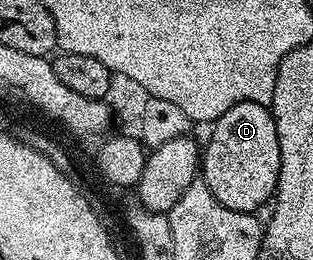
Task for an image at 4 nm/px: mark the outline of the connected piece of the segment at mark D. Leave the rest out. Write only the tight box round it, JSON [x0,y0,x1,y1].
[201,101,279,213]

